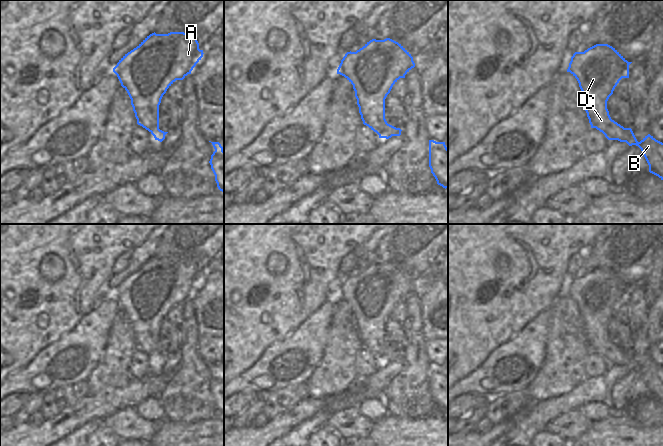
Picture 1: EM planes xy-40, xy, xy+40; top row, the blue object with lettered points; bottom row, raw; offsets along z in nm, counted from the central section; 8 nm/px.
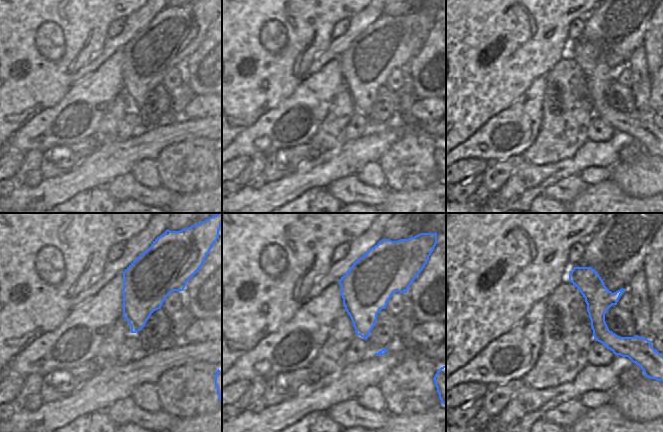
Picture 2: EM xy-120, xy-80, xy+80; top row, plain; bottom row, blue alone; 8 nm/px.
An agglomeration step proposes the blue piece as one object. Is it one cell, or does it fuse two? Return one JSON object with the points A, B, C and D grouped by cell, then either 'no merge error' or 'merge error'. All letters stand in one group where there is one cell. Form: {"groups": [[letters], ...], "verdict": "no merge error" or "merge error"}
{"groups": [["A", "B", "C", "D"]], "verdict": "no merge error"}

